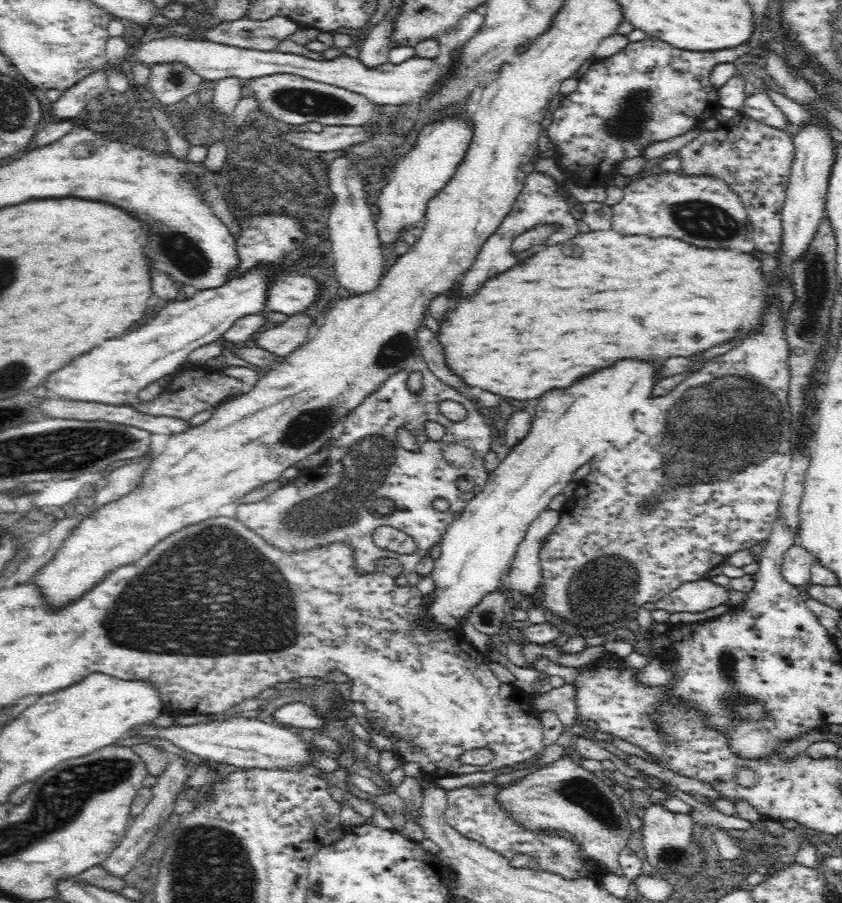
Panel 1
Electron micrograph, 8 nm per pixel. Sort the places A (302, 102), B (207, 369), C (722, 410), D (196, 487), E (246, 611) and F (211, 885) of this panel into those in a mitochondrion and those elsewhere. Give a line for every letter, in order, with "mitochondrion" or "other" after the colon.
A: mitochondrion
B: other
C: mitochondrion
D: other
E: mitochondrion
F: mitochondrion

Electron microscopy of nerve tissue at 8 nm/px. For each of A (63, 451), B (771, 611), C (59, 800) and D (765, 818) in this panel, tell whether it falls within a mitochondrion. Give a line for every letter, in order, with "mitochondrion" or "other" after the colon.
A: mitochondrion
B: other
C: mitochondrion
D: other

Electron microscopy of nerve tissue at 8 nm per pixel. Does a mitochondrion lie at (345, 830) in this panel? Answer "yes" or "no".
no

